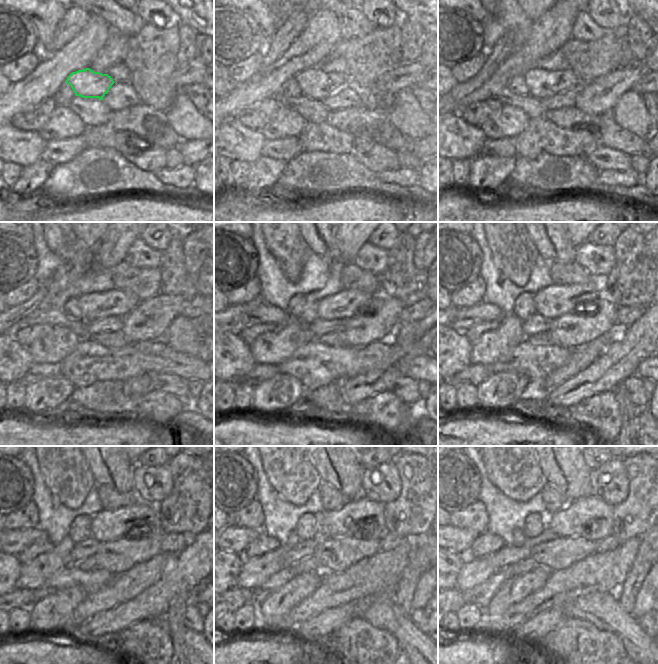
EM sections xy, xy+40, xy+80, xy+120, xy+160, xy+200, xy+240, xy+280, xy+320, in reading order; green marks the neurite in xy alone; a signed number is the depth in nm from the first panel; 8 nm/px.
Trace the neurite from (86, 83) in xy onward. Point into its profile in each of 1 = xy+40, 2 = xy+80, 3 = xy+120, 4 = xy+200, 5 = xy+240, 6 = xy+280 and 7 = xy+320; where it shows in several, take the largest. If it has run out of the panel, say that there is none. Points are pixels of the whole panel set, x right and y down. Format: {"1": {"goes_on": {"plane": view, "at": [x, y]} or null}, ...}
{"1": {"goes_on": {"plane": "xy+40", "at": [316, 84]}}, "2": {"goes_on": {"plane": "xy+80", "at": [541, 83]}}, "3": {"goes_on": {"plane": "xy+120", "at": [96, 305]}}, "4": {"goes_on": {"plane": "xy+200", "at": [553, 301]}}, "5": {"goes_on": {"plane": "xy+240", "at": [138, 521]}}, "6": {"goes_on": {"plane": "xy+280", "at": [361, 518]}}, "7": {"goes_on": {"plane": "xy+320", "at": [591, 518]}}}

